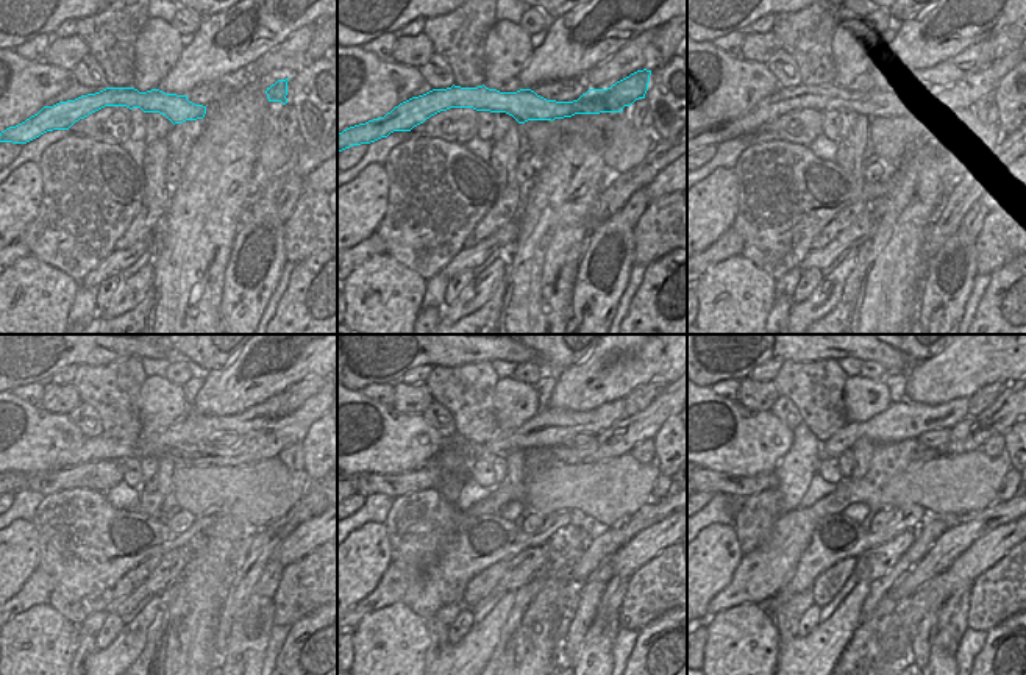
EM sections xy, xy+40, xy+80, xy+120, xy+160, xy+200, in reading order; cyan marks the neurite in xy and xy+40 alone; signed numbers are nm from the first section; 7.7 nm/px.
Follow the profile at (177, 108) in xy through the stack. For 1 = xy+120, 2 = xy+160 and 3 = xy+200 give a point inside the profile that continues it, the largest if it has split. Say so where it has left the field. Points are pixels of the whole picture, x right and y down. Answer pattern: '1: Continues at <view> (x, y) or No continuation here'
1: Continues at xy+120 (266, 442)
2: Continues at xy+160 (620, 438)
3: Continues at xy+200 (972, 433)

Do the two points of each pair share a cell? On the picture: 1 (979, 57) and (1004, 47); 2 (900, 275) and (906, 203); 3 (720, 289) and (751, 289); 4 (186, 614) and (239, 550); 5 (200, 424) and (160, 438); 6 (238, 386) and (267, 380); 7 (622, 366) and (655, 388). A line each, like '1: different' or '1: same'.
1: different
2: same
3: same
4: different
5: same
6: same
7: different

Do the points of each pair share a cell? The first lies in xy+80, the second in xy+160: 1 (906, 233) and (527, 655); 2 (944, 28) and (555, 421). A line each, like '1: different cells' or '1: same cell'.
1: same cell
2: different cells

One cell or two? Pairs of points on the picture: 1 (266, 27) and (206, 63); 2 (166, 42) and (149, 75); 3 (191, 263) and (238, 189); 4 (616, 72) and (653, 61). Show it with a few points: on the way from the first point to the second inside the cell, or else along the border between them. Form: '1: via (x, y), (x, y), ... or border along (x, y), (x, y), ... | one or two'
1: via (255, 42), (239, 53), (222, 55) | one
2: via (158, 50), (158, 58), (150, 67) | one
3: via (199, 244), (202, 225), (219, 208) | one
4: border along (656, 30), (645, 50), (644, 67) | two

